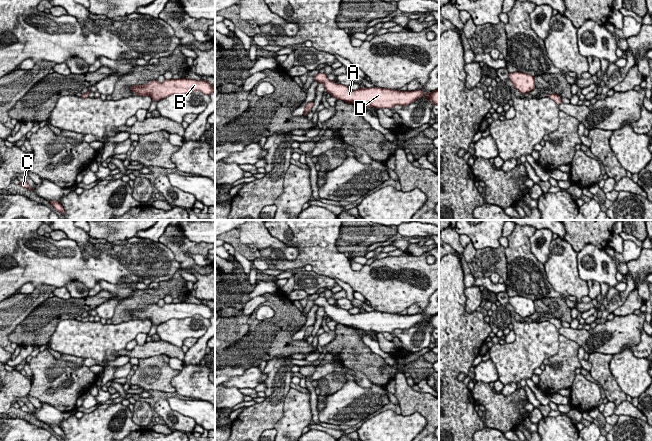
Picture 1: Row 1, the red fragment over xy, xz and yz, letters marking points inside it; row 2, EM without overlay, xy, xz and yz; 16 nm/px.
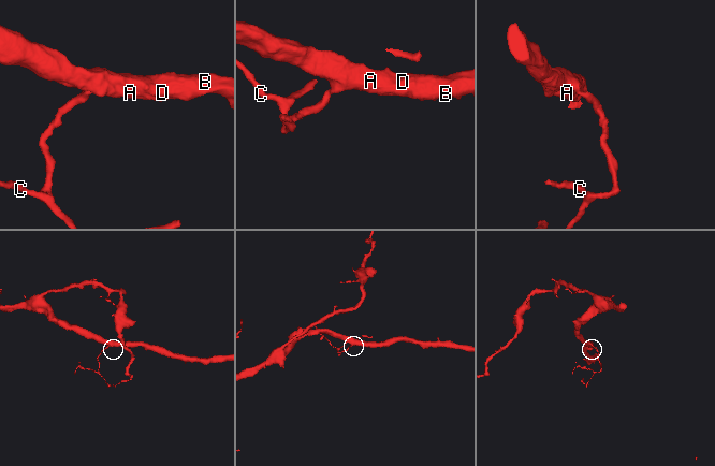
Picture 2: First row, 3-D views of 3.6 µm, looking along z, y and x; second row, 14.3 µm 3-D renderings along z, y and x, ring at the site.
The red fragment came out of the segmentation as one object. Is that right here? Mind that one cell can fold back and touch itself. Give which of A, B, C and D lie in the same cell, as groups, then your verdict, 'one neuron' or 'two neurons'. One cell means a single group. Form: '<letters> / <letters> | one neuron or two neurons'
A B C D | one neuron

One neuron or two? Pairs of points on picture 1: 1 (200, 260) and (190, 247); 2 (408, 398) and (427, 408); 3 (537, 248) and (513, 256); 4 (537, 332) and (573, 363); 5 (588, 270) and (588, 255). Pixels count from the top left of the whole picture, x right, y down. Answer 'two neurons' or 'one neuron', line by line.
1: two neurons
2: one neuron
3: two neurons
4: two neurons
5: one neuron

